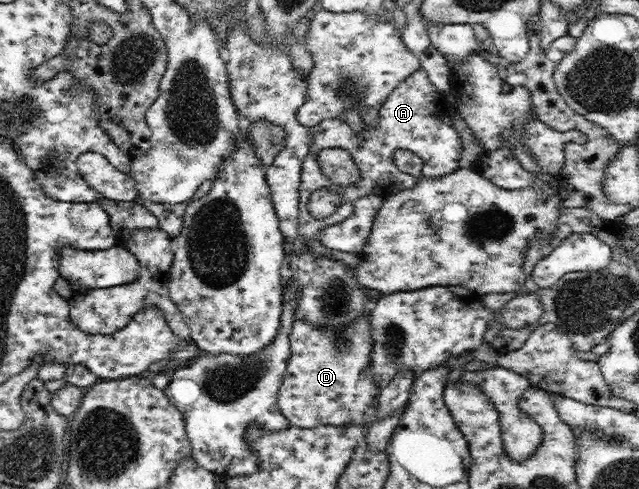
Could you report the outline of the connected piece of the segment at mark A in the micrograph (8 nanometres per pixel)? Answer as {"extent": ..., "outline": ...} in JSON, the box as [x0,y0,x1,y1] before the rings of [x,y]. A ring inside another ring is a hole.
{"extent":[297,68,461,248],"outline":[[[422,68],[407,75],[405,81],[399,84],[378,110],[378,124],[374,128],[366,125],[369,129],[364,134],[356,134],[346,122],[338,117],[323,119],[319,125],[310,128],[312,144],[303,161],[298,191],[300,212],[297,232],[301,245],[320,248],[320,239],[318,239],[320,231],[347,219],[347,216],[353,213],[355,201],[360,197],[377,195],[387,199],[401,190],[414,188],[421,176],[423,178],[440,178],[455,173],[459,169],[461,140],[459,132],[453,124],[453,119],[444,114],[444,109],[447,106],[445,96],[437,92],[437,88],[429,81],[427,72]],[[332,147],[345,149],[354,158],[357,168],[361,171],[361,179],[357,183],[353,183],[349,187],[338,186],[323,175],[319,164],[317,164],[317,157],[322,149]],[[397,149],[409,149],[423,159],[423,170],[419,177],[399,171],[394,163],[393,154]],[[317,189],[330,189],[342,195],[342,204],[329,217],[317,219],[311,215],[307,208],[309,195]]]}

